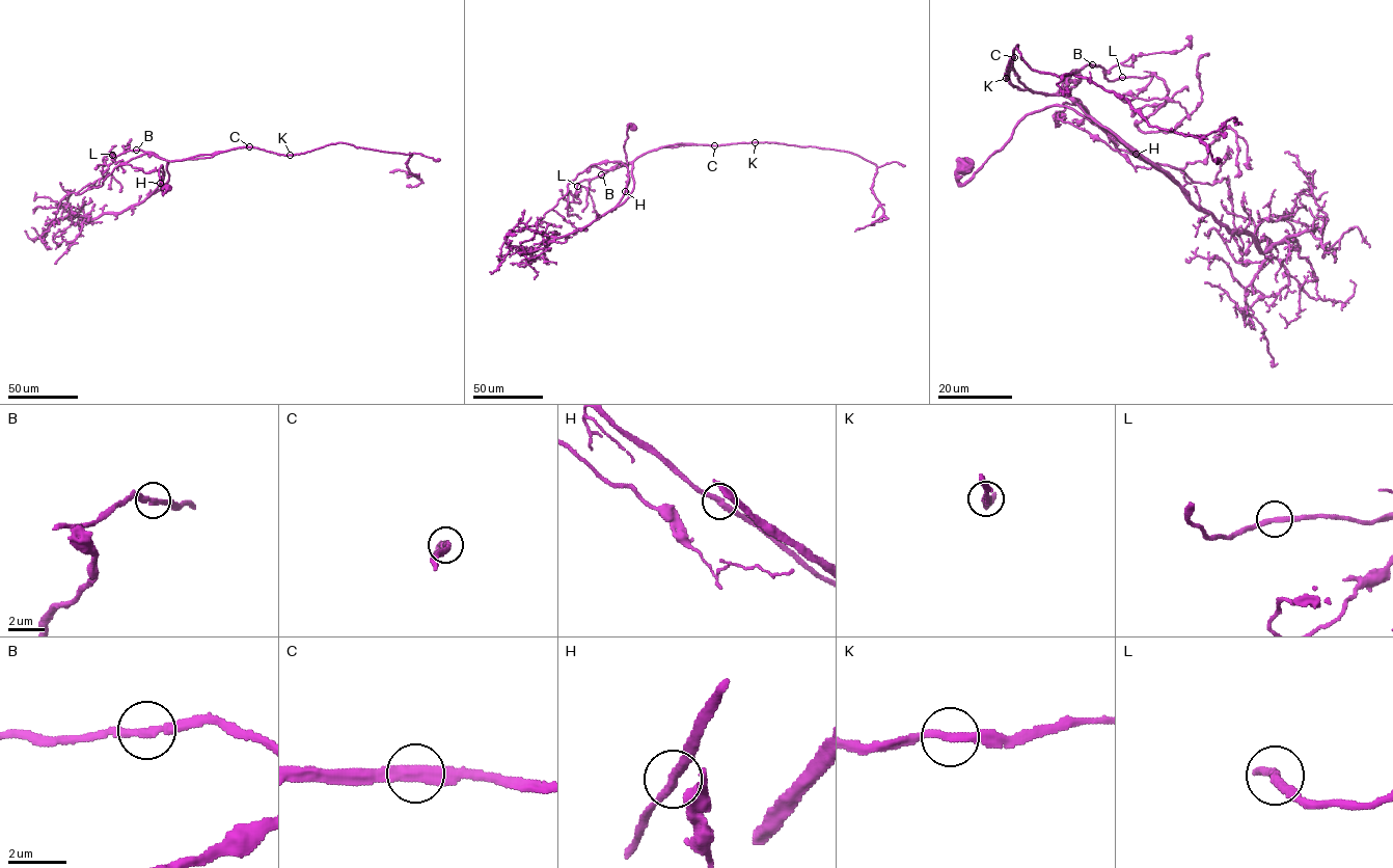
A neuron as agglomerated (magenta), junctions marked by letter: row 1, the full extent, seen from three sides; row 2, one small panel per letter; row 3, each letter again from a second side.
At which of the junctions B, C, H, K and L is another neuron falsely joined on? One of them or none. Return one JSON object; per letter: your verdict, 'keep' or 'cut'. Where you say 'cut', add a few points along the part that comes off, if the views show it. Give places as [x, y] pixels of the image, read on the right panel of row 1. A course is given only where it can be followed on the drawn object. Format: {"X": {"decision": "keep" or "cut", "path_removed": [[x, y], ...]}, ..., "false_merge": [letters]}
{"B": {"decision": "keep"}, "C": {"decision": "cut", "path_removed": [[1014, 57], [1012, 85], [1044, 93], [1088, 64], [1154, 75], [1166, 101], [1138, 128], [1171, 132], [1207, 53]]}, "H": {"decision": "keep"}, "K": {"decision": "keep"}, "L": {"decision": "keep"}, "false_merge": ["C"]}

